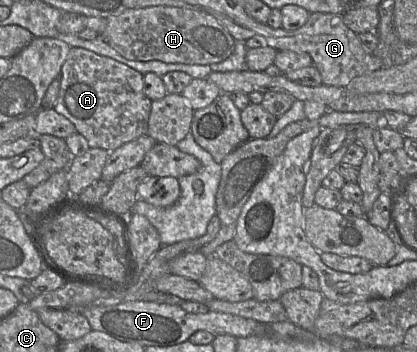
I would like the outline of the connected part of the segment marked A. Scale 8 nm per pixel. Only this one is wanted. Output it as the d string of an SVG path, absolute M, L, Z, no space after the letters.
M71 47L61 68L61 76L59 96L54 109L73 123L77 132L87 139L90 148L113 151L147 133L152 100L144 94L143 75L137 70L90 50Z

